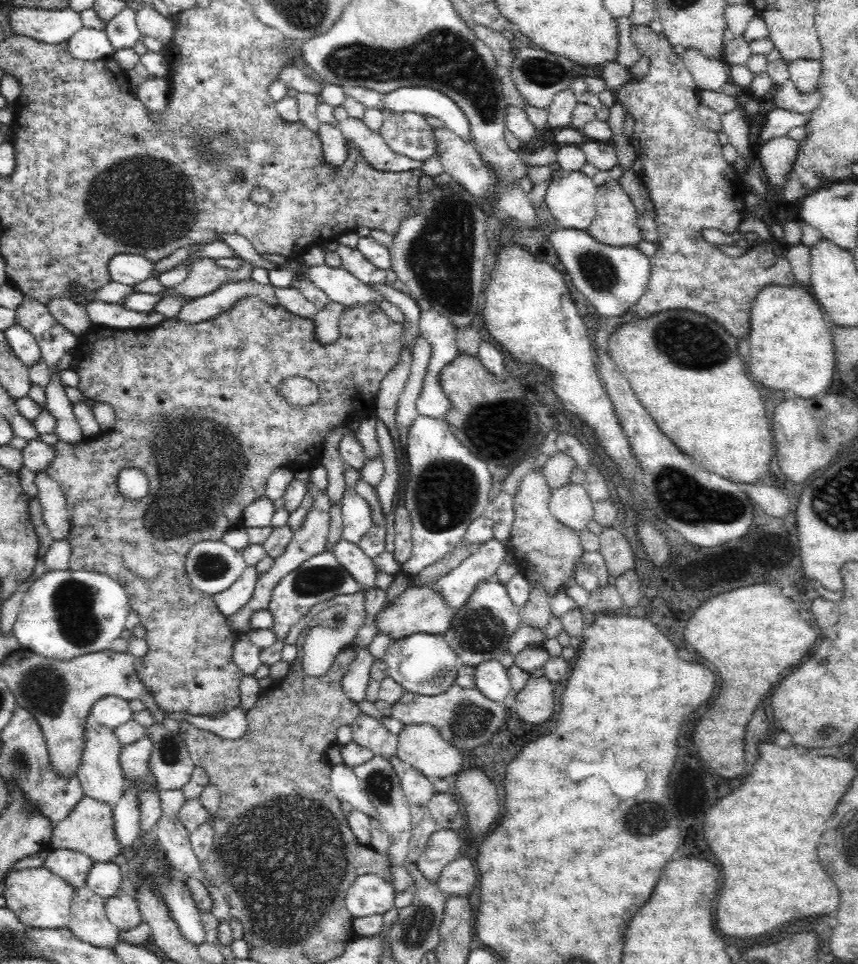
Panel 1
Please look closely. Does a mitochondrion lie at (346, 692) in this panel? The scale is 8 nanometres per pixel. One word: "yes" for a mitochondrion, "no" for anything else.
no

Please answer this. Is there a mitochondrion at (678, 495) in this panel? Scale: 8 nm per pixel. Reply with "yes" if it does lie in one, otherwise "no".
yes

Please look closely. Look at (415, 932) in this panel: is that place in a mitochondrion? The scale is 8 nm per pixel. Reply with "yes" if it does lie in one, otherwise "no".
yes

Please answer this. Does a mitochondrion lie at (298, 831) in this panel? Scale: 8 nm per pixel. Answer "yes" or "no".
yes

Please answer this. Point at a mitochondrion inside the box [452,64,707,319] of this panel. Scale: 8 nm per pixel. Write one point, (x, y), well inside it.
(596, 269)

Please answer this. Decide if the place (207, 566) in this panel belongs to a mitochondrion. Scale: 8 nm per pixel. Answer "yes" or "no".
yes

